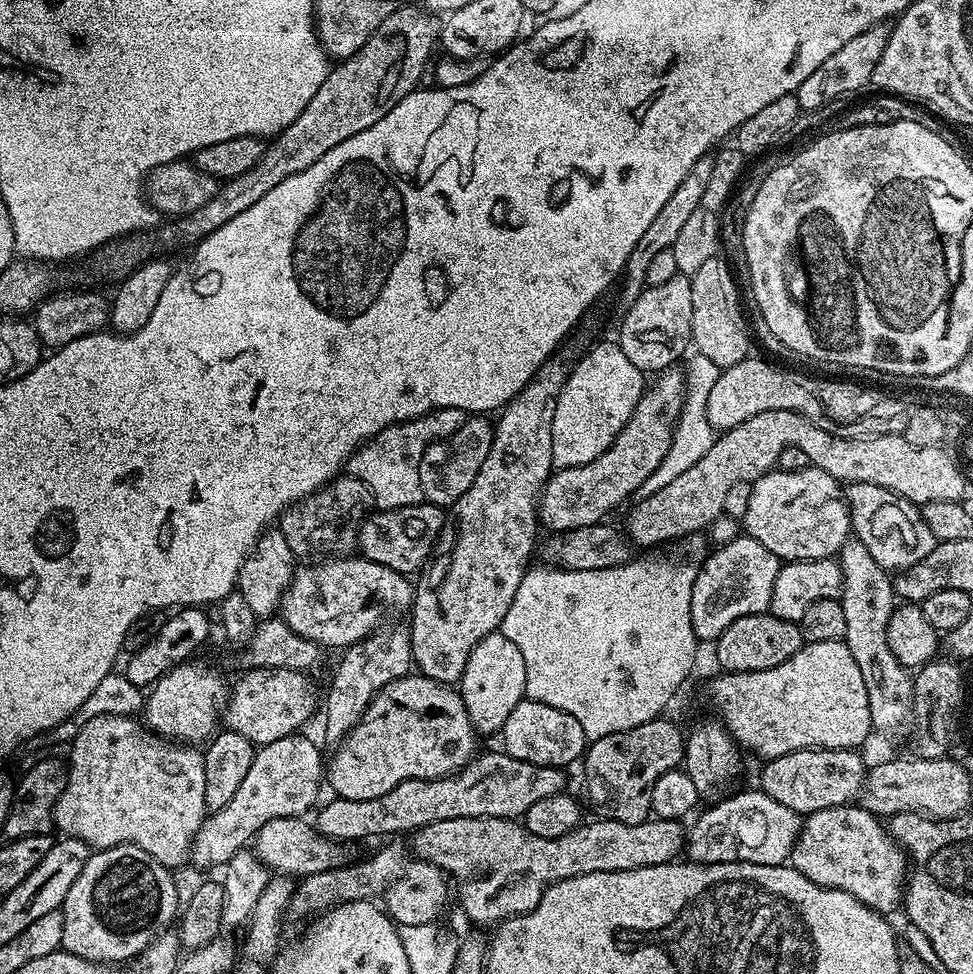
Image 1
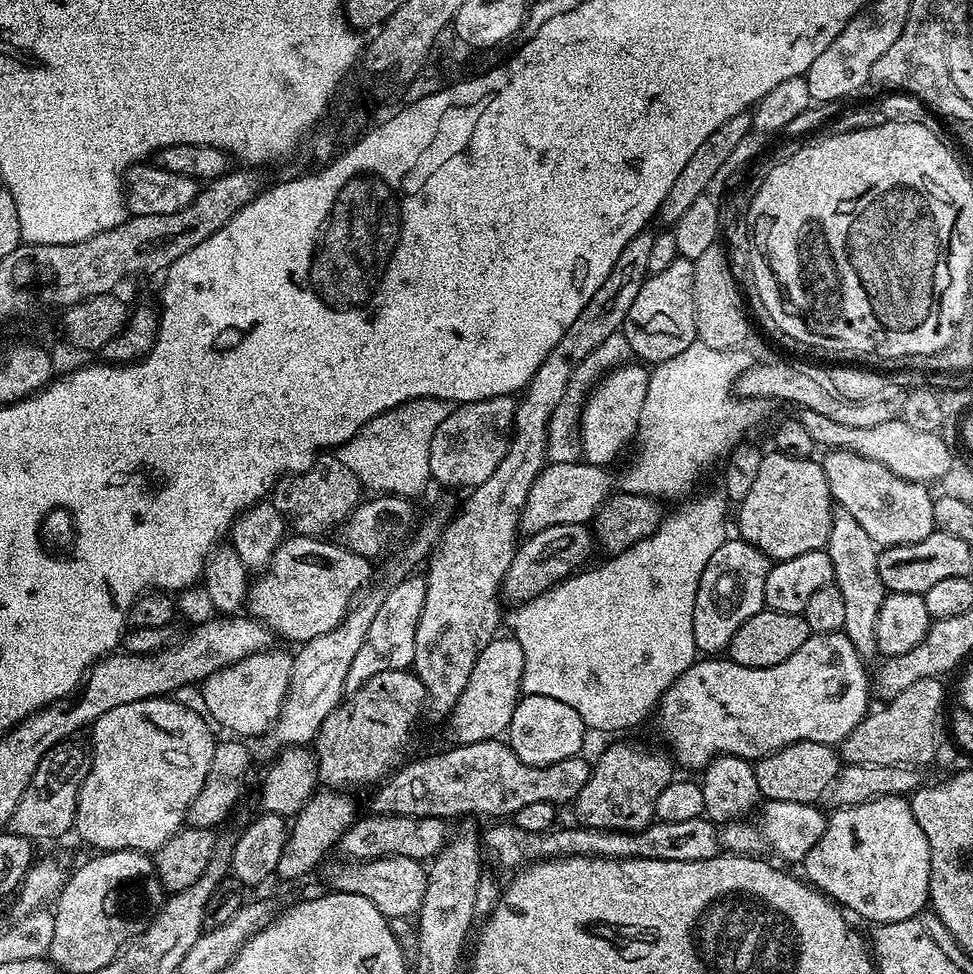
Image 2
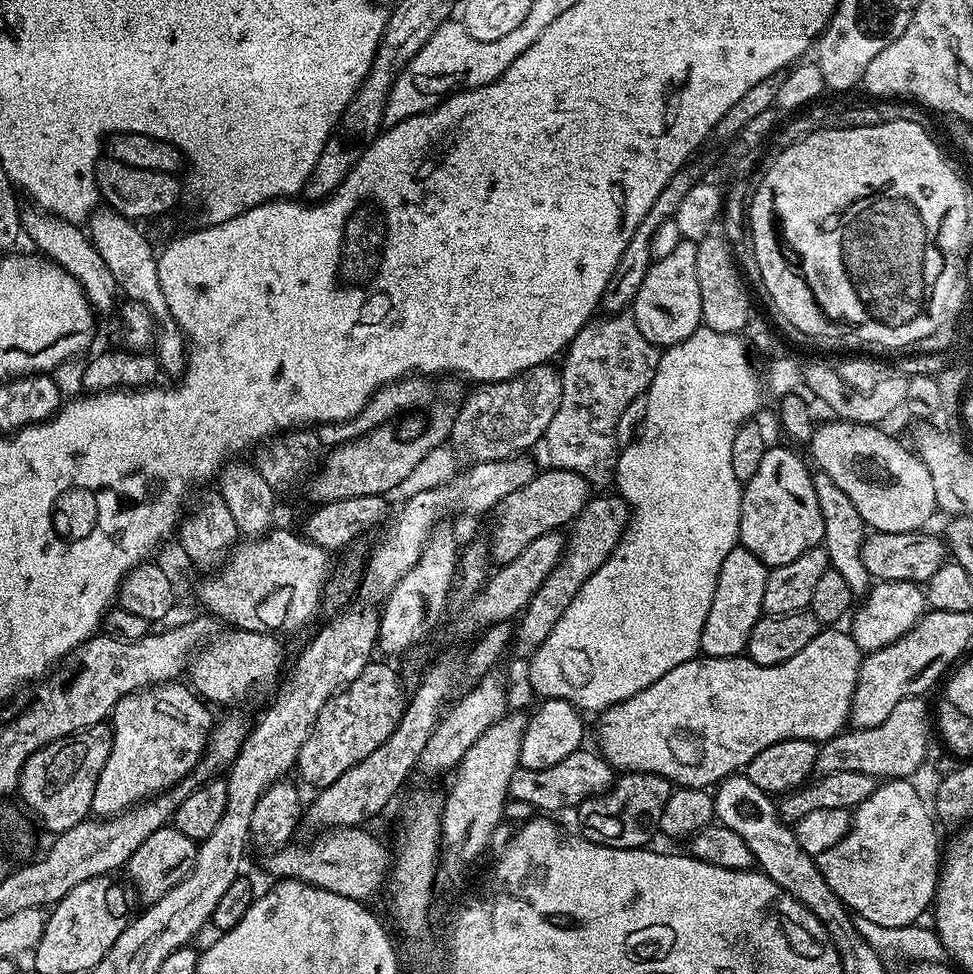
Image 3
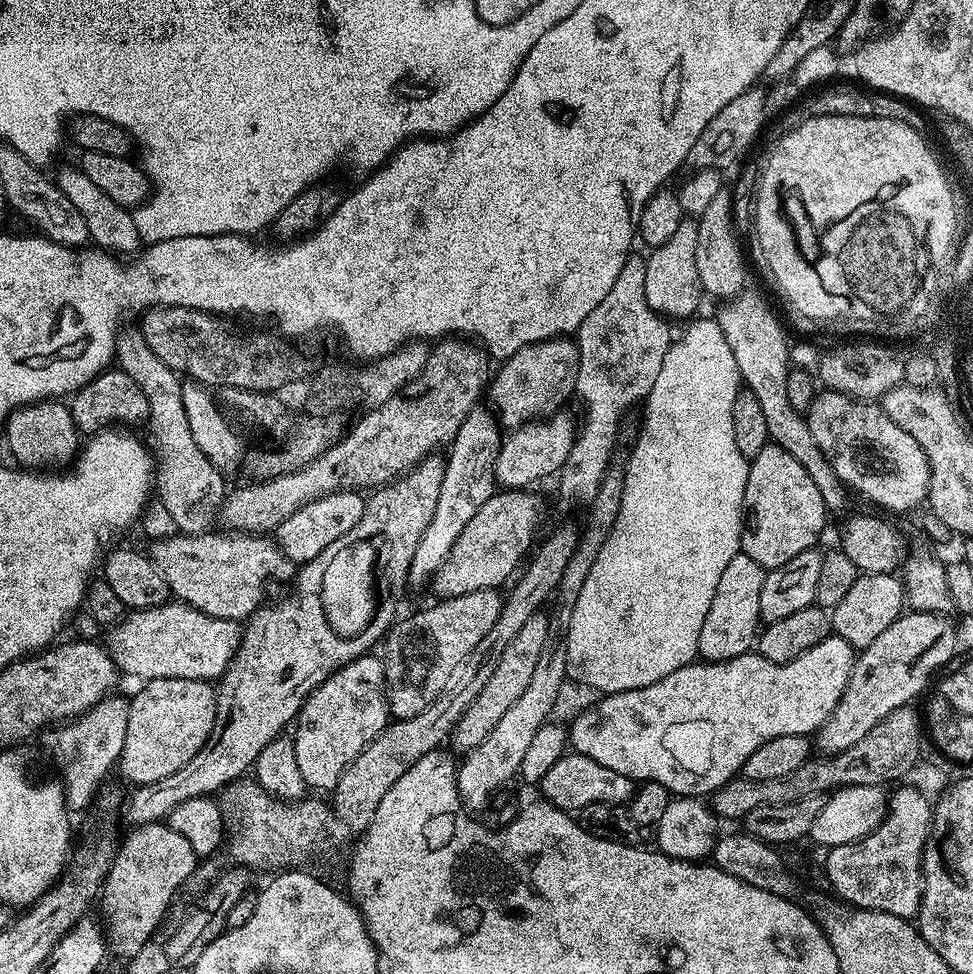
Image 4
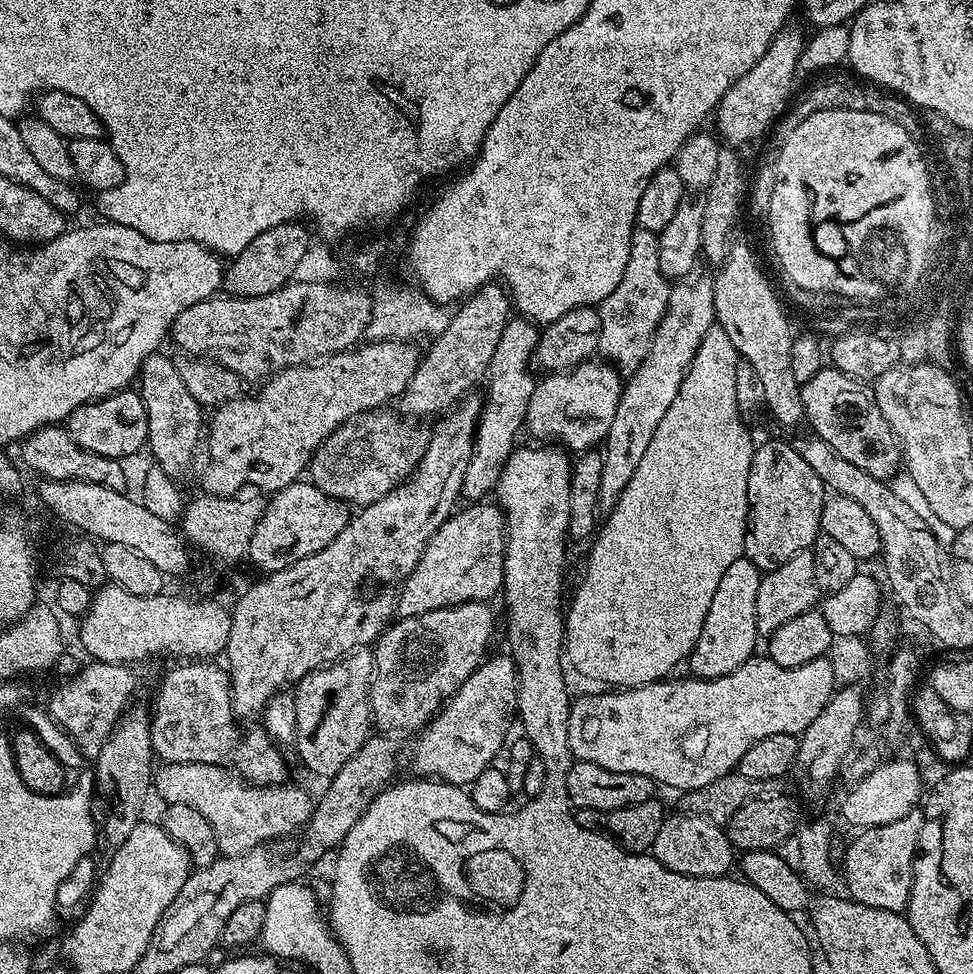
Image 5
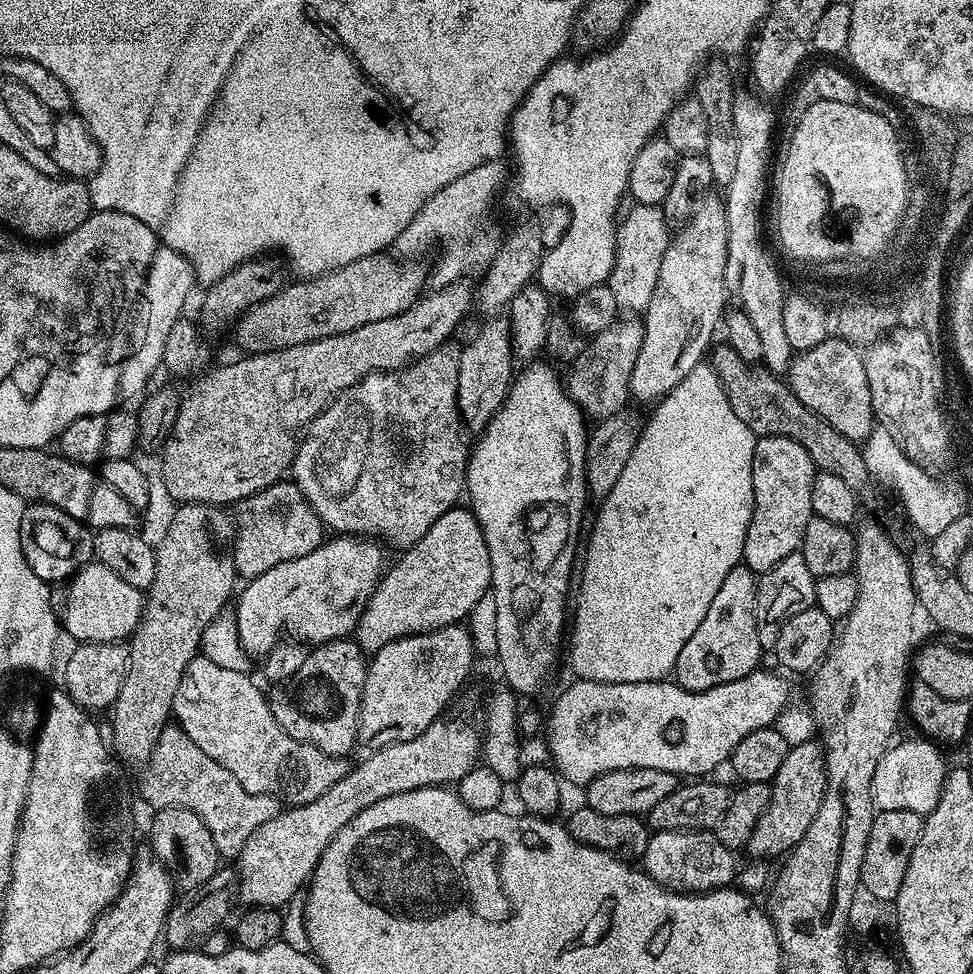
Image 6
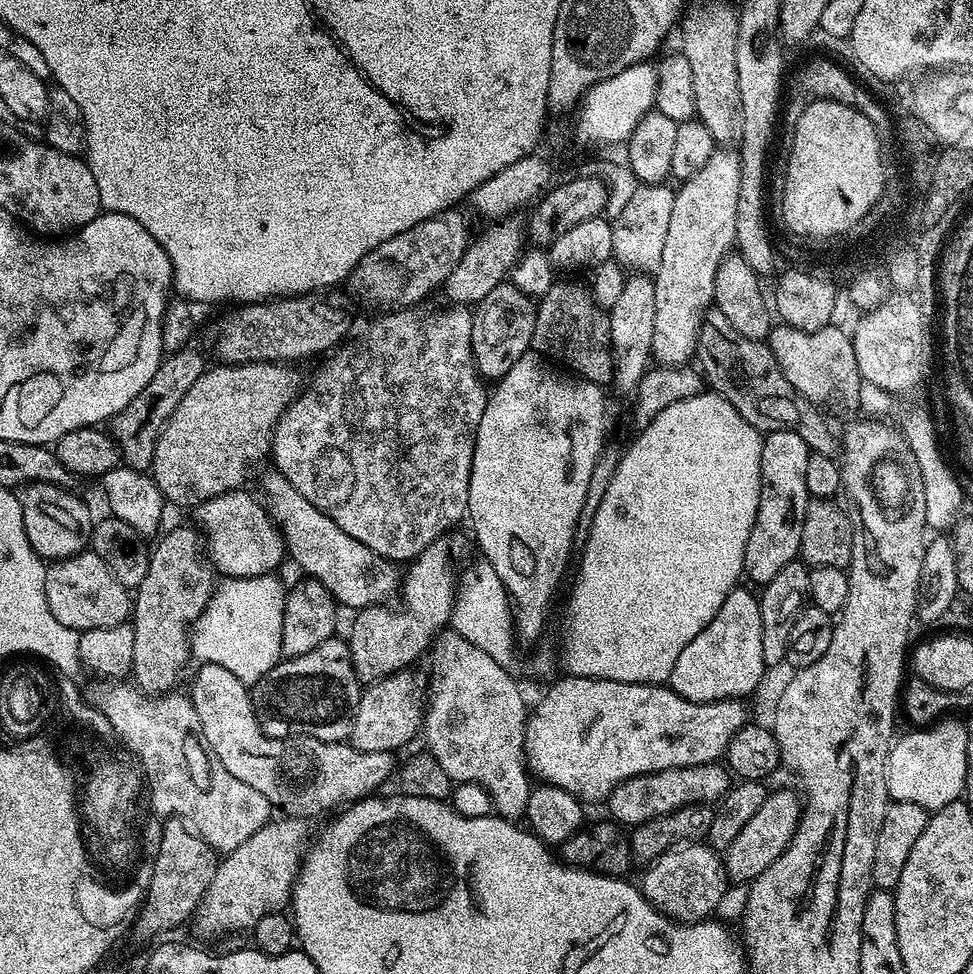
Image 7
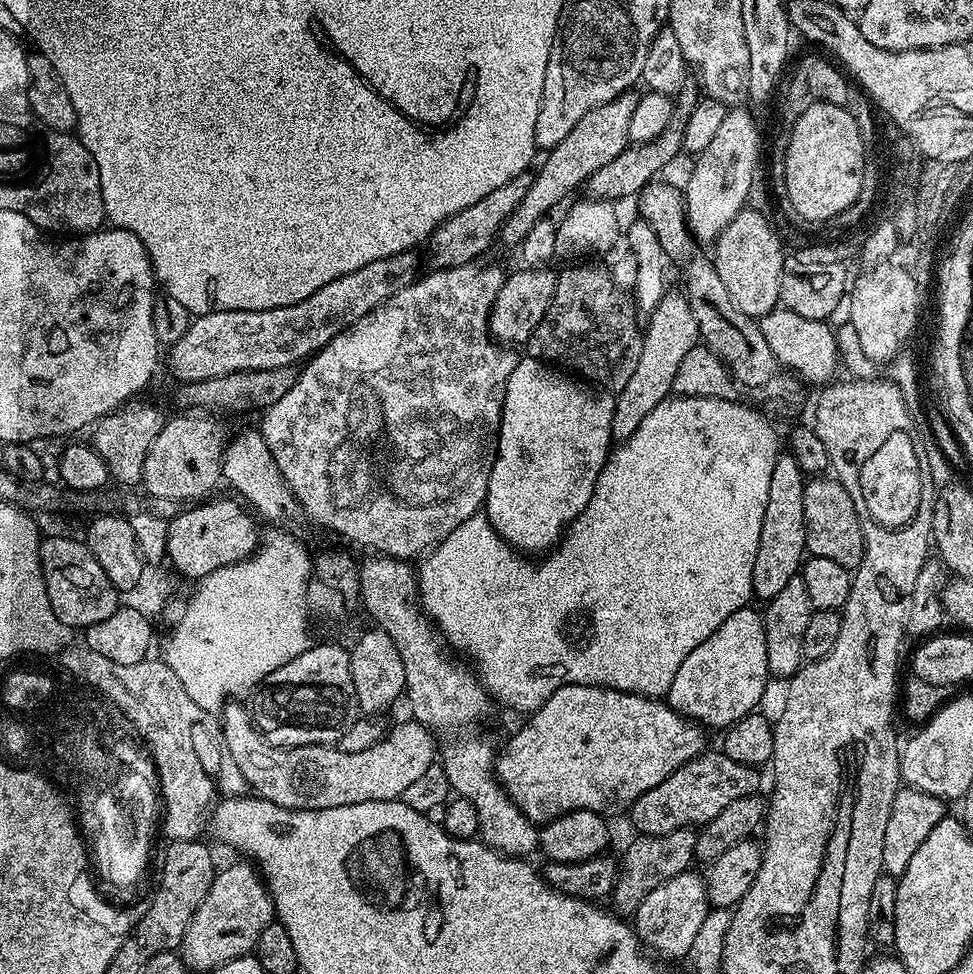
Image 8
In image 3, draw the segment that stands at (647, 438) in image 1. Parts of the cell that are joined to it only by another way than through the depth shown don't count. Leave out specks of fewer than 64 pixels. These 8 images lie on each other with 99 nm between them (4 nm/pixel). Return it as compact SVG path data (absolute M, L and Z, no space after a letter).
M549 467L547 471L537 471L534 479L526 482L522 490L506 494L506 498L496 505L496 525L488 536L486 551L497 565L513 562L540 535L563 529L563 524L564 527L571 525L590 499L590 485L578 474L554 467Z

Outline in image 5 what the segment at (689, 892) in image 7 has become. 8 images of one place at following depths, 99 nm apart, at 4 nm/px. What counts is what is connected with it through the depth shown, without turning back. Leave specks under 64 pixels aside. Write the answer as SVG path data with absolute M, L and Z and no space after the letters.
M704 814L669 815L654 838L650 855L662 866L687 876L726 876L732 864L734 849L728 840L728 833L721 825L710 822Z

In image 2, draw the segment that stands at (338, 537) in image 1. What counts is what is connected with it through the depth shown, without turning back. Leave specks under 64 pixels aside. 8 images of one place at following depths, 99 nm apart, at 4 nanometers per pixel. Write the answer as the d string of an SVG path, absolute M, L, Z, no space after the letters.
M326 450L316 454L312 467L307 471L277 479L270 493L270 502L284 515L297 535L318 538L343 524L361 503L363 494L363 485L353 471L343 466L334 452Z

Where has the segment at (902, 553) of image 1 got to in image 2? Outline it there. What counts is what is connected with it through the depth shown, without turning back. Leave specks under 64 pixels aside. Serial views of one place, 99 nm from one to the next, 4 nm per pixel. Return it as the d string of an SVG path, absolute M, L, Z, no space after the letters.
M832 450L822 460L826 482L832 491L833 501L850 510L858 526L870 534L880 548L913 544L926 538L936 528L932 510L933 493L923 484L915 484L894 475L882 462L862 458L853 452Z

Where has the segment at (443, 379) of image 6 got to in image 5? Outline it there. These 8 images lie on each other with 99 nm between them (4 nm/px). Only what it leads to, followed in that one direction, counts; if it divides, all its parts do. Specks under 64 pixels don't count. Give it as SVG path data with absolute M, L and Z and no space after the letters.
M388 410L359 412L358 415L350 417L345 424L339 424L316 447L310 465L310 480L318 486L318 490L330 494L336 500L343 500L349 506L363 506L378 502L383 496L390 494L390 490L394 490L401 482L408 479L426 450L429 433L425 429L423 432L422 429L415 428L412 425L415 423L401 418L395 411L394 413L384 411Z

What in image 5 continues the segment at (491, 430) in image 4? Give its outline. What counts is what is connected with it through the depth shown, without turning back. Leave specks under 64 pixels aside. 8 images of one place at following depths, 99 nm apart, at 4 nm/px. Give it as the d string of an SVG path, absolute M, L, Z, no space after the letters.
M521 316L511 317L503 328L502 337L498 340L497 349L494 350L488 367L488 396L485 395L482 402L471 460L467 463L463 476L461 493L469 501L483 499L487 497L484 495L489 495L495 489L504 463L515 449L516 434L525 425L530 398L537 386L537 381L532 380L530 366L532 367L540 333L539 327L533 321Z

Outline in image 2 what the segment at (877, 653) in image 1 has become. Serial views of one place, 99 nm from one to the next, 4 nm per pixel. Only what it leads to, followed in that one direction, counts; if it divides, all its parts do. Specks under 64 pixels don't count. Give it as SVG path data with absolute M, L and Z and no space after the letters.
M836 506L832 509L830 538L826 551L830 554L830 562L834 566L836 589L842 594L842 602L846 609L846 622L842 631L850 638L854 650L858 650L861 658L875 657L878 610L882 610L882 602L886 595L882 577L878 575L878 546L870 538L870 534L866 534L866 530L858 526L850 510Z

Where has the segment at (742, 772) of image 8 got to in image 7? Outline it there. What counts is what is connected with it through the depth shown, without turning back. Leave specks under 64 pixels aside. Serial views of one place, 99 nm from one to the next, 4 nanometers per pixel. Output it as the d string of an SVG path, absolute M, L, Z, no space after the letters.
M719 763L671 768L661 772L647 772L641 776L623 780L608 795L607 815L621 826L635 826L691 804L712 806L723 800L724 795L728 793L730 787L728 776L730 777L729 769Z

